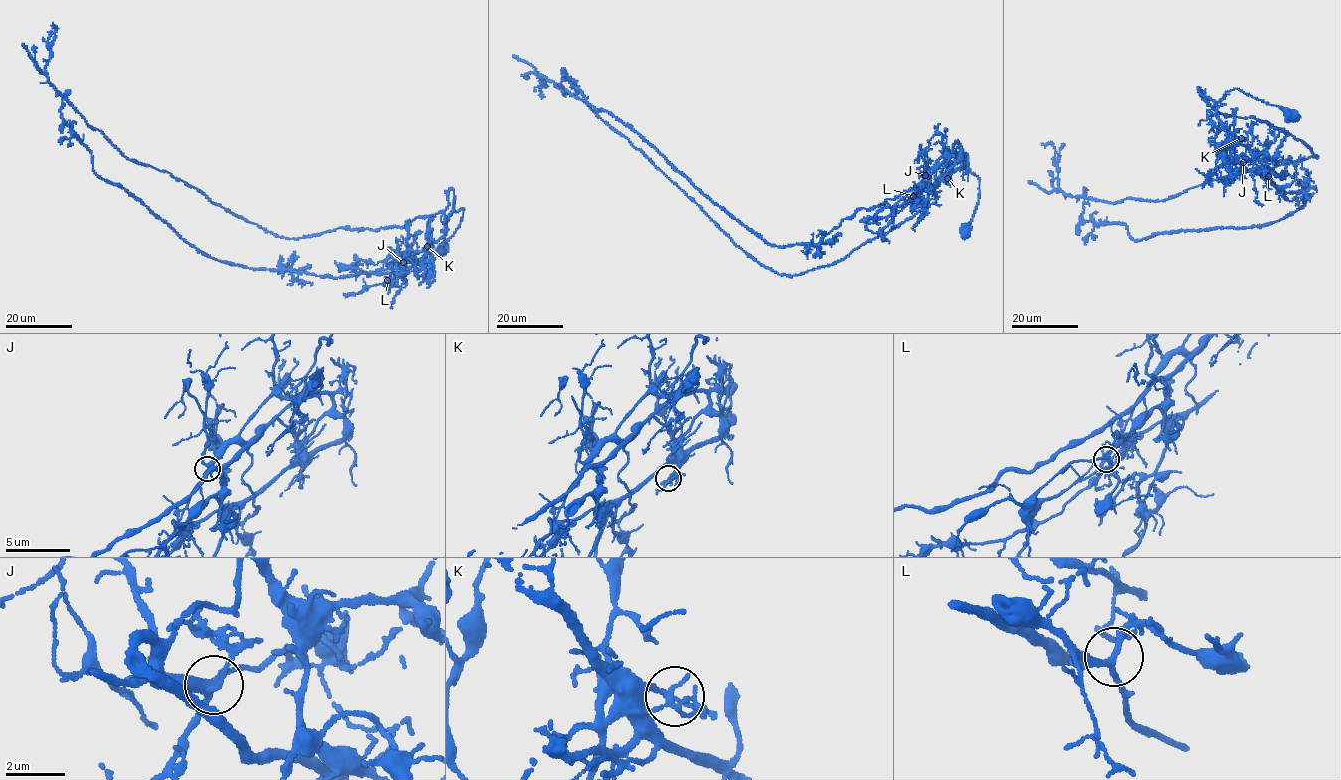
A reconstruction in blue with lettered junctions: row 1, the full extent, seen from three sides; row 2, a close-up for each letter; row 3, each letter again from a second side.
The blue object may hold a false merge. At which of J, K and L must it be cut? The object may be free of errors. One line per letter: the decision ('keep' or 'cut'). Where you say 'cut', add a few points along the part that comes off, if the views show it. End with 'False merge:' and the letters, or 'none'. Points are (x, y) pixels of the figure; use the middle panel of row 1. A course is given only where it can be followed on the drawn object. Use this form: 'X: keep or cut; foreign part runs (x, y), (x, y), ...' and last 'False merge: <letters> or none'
J: keep
K: cut; foreign part runs (947, 178), (943, 162), (894, 199), (859, 208), (817, 244), (772, 245), (565, 78), (560, 85), (568, 93)
L: keep
False merge: K

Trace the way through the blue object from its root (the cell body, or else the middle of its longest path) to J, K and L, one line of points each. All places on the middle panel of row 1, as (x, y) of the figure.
J: (965, 231), (968, 232), (979, 199), (977, 176), (962, 161), (962, 165), (952, 171), (943, 162), (925, 175)
K: (965, 231), (968, 232), (979, 199), (978, 178), (962, 161), (962, 165), (947, 178)
L: (965, 231), (968, 232), (977, 205), (979, 181), (962, 161), (962, 165), (936, 183), (925, 184), (913, 196)

